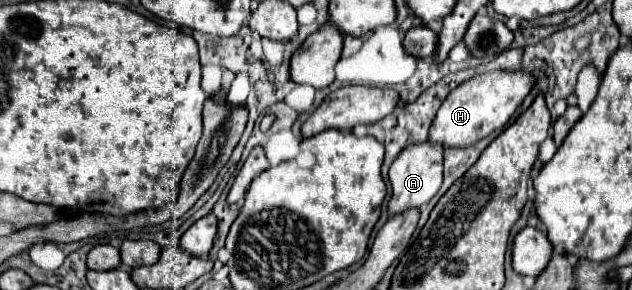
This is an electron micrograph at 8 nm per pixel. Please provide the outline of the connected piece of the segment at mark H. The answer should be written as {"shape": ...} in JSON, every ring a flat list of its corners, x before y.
{"shape":[[492,71,492,73,476,75,464,81,440,105,434,117,434,125,430,127,430,133,428,133,428,143,440,143,444,147,448,145,448,147,464,149,478,143,486,135,504,129,510,117,514,115,514,111,520,107,520,103,528,95,528,91,532,89,532,85,534,85,534,77,526,73,518,73,518,71,514,73]]}

